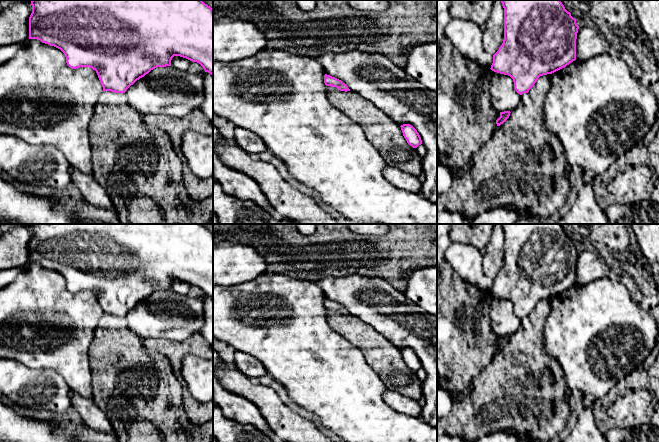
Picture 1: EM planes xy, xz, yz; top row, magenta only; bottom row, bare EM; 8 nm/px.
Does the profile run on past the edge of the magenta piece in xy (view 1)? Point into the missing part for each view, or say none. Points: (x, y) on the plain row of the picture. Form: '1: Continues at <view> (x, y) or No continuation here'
1: No continuation here

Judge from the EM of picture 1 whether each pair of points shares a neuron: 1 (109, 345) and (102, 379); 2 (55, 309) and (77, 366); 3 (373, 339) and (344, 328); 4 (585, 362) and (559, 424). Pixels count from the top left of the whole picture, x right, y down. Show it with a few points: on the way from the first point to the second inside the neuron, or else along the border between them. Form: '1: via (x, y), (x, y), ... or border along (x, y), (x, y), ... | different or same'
1: via (109, 353), (109, 371) | same
2: via (70, 324), (78, 327), (77, 351) | same
3: via (366, 338), (351, 328) | same
4: border along (561, 369), (566, 388), (569, 391) | different

